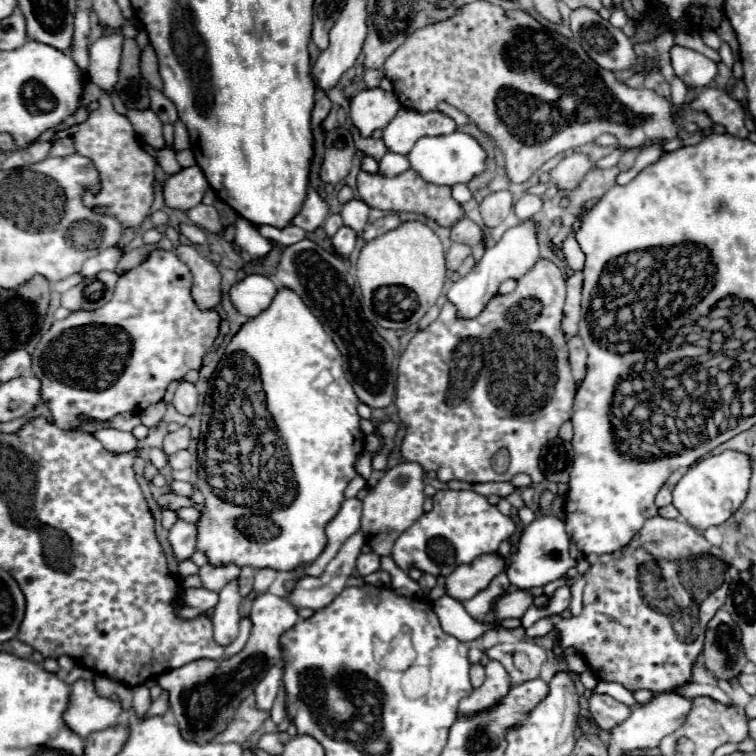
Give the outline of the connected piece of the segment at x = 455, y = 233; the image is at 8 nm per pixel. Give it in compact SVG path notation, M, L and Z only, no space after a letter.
M470 219L458 221L458 225L450 229L450 239L456 241L456 243L464 243L464 245L472 247L472 255L474 255L476 261L480 261L482 255L484 255L484 251L486 251L484 231L482 231L482 227L478 227Z

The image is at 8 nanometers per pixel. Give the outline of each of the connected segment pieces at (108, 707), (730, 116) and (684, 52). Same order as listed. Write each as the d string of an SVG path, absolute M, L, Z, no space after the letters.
M78 679L72 685L72 697L68 703L68 711L64 713L64 721L76 735L88 737L94 731L116 725L120 713L120 701L98 695L94 681Z
M712 87L702 89L702 93L694 99L690 109L706 111L712 117L712 121L724 125L730 135L736 135L740 139L748 137L748 131L744 127L744 109L726 91Z
M672 47L670 53L672 53L674 73L684 81L688 91L706 87L718 75L718 65L698 51Z

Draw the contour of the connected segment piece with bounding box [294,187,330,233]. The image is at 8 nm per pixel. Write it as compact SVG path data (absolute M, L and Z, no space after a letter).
M310 187L308 197L306 197L306 201L302 205L302 211L294 219L294 225L308 231L308 233L316 231L318 227L322 227L328 211L330 211L330 205L320 197L320 193L316 189Z

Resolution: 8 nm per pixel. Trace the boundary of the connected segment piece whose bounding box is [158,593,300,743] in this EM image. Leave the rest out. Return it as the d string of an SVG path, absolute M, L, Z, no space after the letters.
M262 593L252 603L250 619L254 623L254 629L246 647L238 655L232 655L224 661L192 661L158 677L160 687L170 693L170 709L184 739L206 743L226 729L226 723L230 717L234 717L240 701L256 689L256 683L264 677L264 673L268 673L270 665L276 665L280 661L280 635L292 629L300 617L286 599L272 593Z

